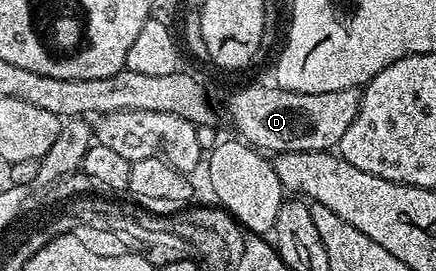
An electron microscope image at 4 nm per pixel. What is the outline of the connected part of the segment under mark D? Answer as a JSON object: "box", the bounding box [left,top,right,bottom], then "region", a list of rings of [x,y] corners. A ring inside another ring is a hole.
{"box":[230,84,362,155],"region":[[[277,84],[246,86],[230,98],[230,118],[238,129],[241,141],[271,155],[286,151],[333,151],[338,141],[348,132],[356,112],[360,112],[362,95],[355,88],[340,88],[340,92],[301,94],[283,90]]]}

